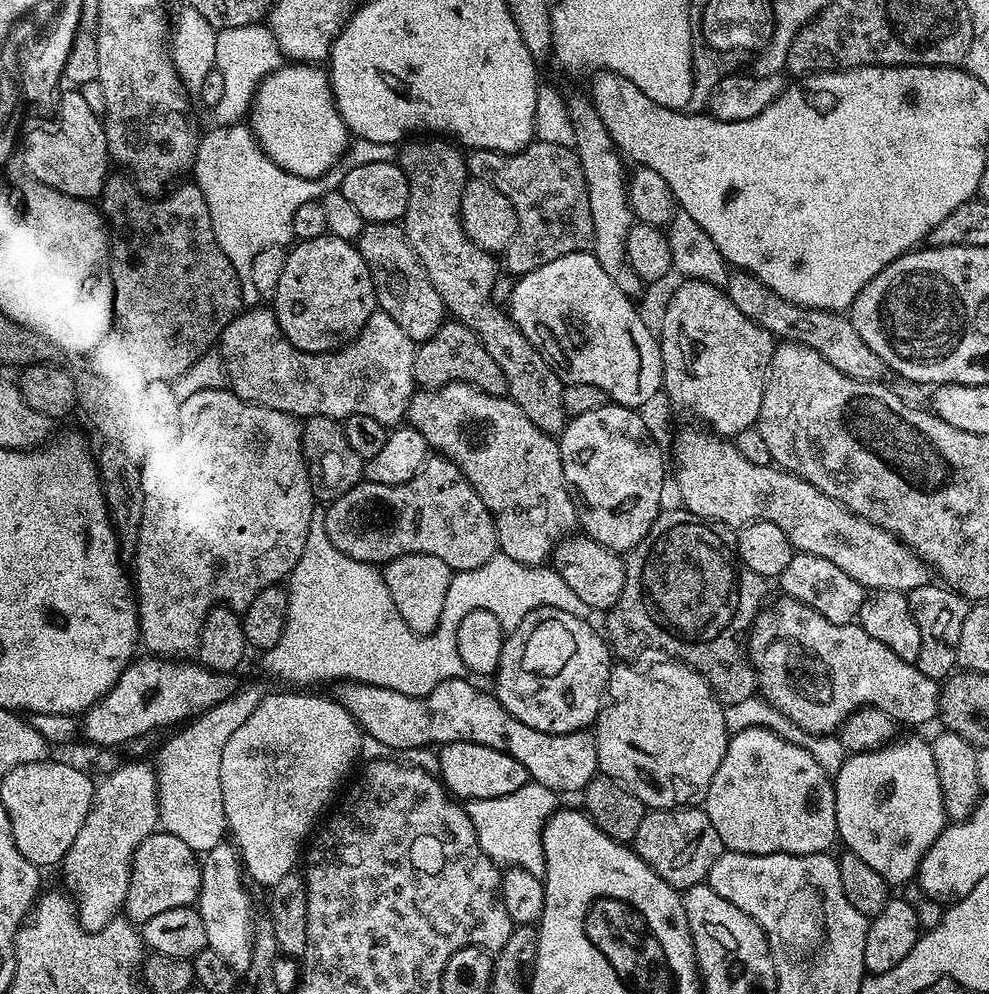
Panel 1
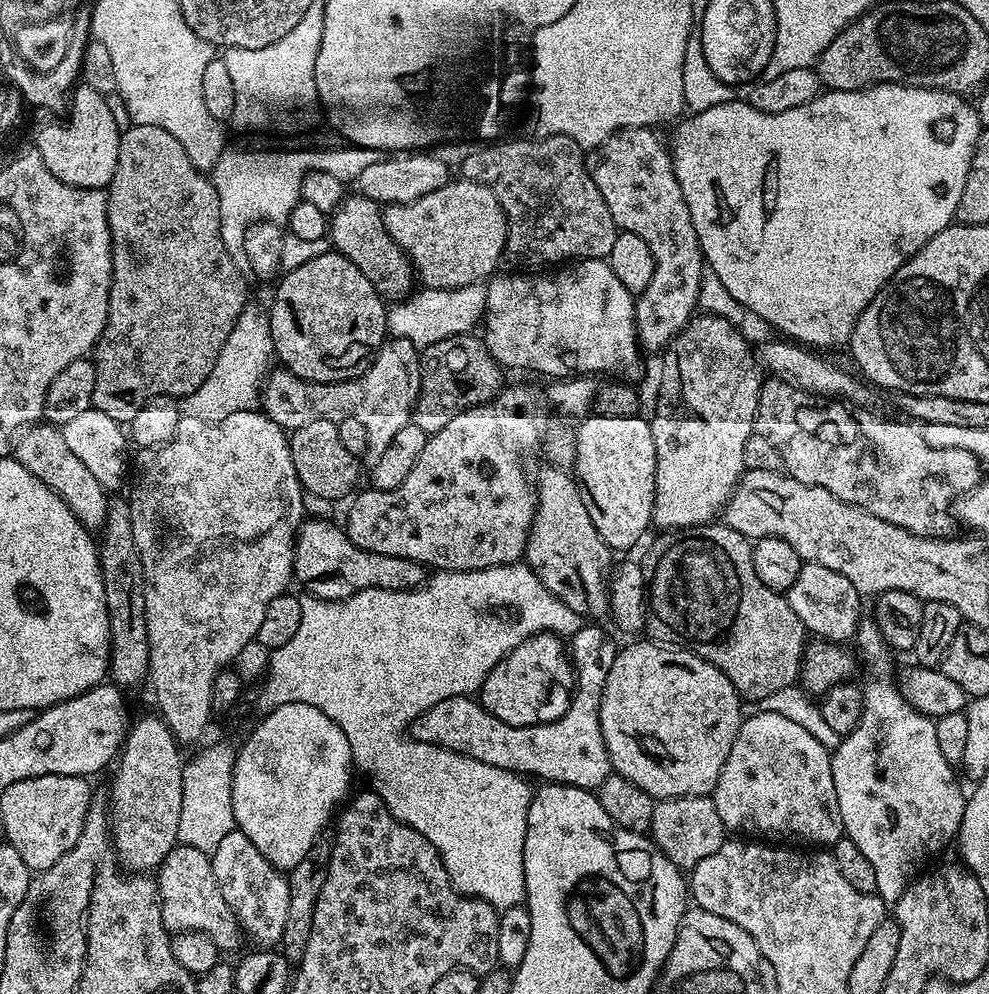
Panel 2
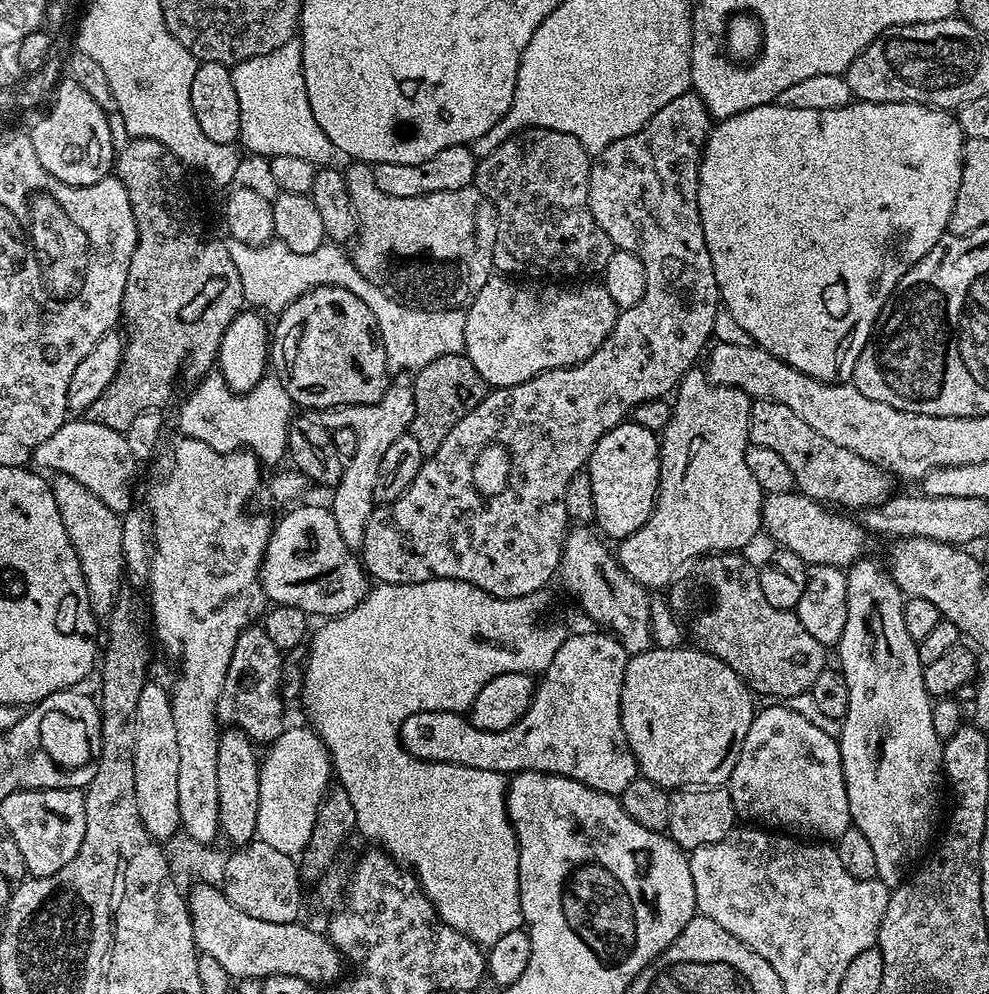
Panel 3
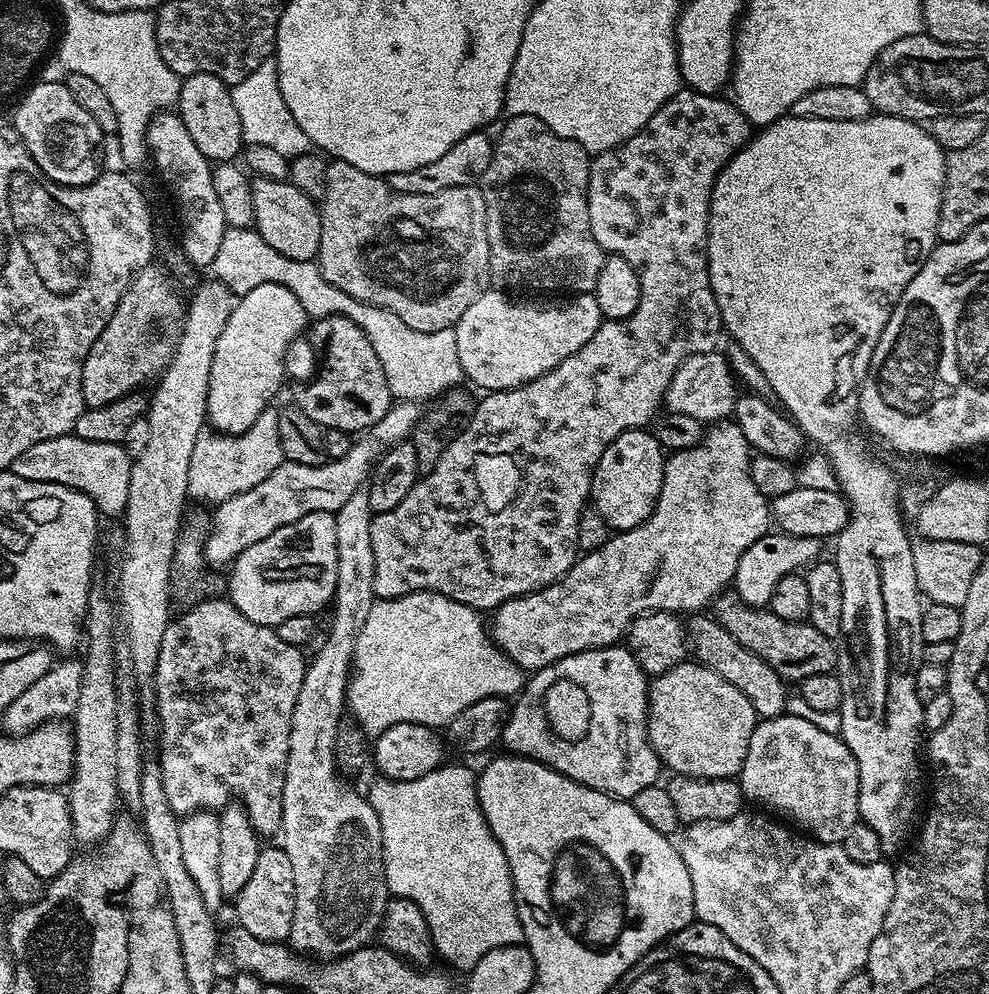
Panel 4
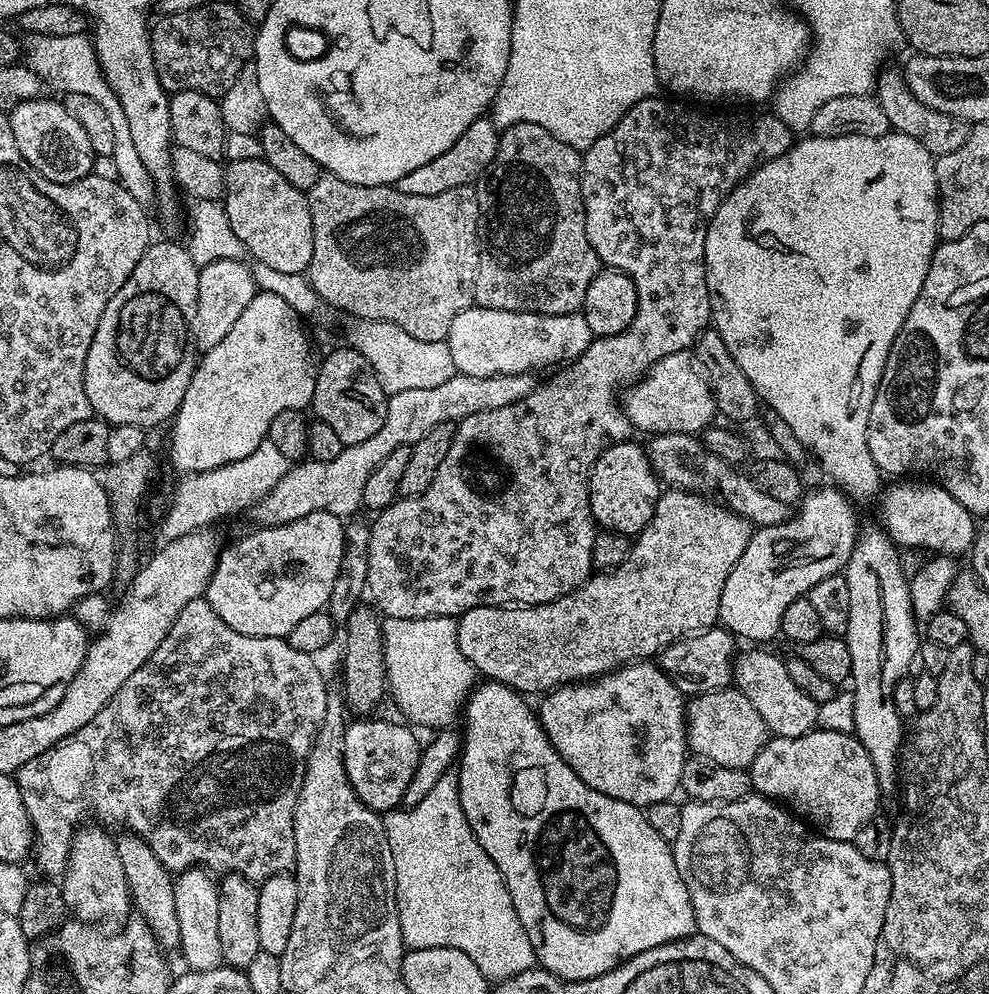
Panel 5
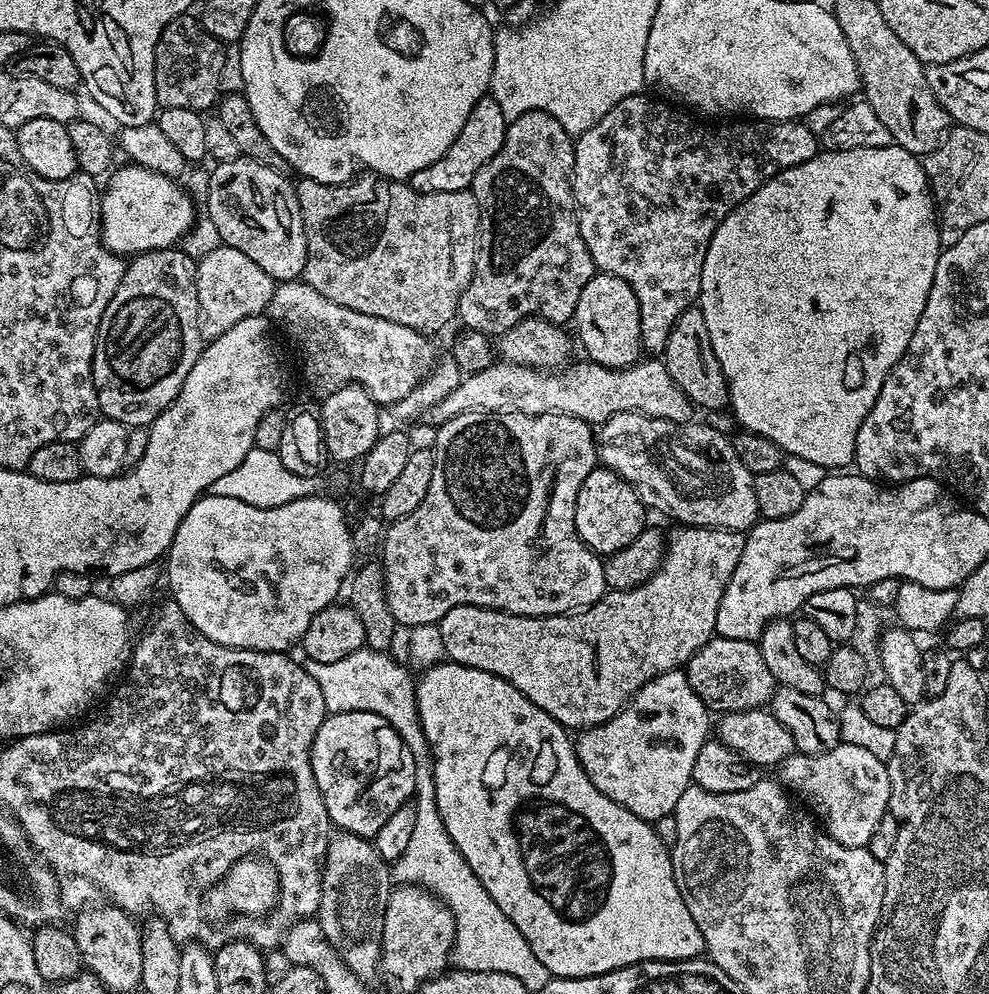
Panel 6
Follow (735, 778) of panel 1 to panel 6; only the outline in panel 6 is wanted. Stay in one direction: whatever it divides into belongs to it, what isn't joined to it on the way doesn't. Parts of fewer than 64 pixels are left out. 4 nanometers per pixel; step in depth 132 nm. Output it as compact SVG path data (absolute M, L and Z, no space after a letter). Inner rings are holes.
M842 742L822 754L795 751L779 765L778 772L779 783L791 790L828 836L842 846L867 848L878 822L889 815L888 765L862 746Z

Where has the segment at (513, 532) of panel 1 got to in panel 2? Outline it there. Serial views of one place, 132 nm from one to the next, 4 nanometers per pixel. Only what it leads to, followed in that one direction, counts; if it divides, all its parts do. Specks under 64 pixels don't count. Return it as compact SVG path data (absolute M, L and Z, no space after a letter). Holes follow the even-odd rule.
M544 466L540 477L535 477L534 487L536 516L532 519L523 559L554 598L566 602L579 616L600 622L610 612L608 582L614 564L613 549L608 547L602 534L594 530L594 522L590 522L590 514L580 497L580 488L569 473Z

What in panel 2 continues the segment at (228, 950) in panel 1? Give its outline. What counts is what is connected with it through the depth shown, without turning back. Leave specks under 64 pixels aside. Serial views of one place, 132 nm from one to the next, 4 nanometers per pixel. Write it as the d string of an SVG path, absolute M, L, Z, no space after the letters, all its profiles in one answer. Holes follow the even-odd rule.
M233 830L218 842L216 849L211 852L212 869L214 878L218 878L218 890L222 890L222 898L230 906L230 910L236 916L236 921L240 923L241 929L248 932L257 940L260 946L276 946L284 939L286 930L286 914L290 911L290 886L287 875L281 869L274 867L262 854L258 854L258 848L246 834L238 830Z

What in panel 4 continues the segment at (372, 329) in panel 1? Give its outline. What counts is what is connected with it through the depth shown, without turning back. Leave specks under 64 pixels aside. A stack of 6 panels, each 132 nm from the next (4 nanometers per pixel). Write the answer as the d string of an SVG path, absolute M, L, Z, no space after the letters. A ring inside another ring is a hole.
M367 491L350 494L350 498L334 515L334 542L338 542L338 578L336 593L332 596L330 605L332 625L329 626L328 637L317 650L316 657L307 661L302 690L298 690L298 698L294 702L280 819L280 832L284 836L282 847L286 858L290 858L290 870L294 870L294 922L290 926L288 940L295 951L321 961L351 956L359 948L369 947L377 939L390 899L384 865L382 826L378 822L378 814L374 814L374 806L370 806L367 795L360 793L359 796L348 785L351 783L340 775L334 752L338 726L346 712L348 681L356 639L362 626L366 626L370 606L378 599L374 594L374 546L370 546L370 526L374 513L370 510Z

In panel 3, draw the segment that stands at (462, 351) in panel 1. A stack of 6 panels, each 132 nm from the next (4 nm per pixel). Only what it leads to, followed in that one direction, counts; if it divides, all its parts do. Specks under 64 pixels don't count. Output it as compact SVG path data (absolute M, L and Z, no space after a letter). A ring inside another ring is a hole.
M442 354L442 358L434 358L430 366L422 366L415 373L411 385L414 418L408 431L417 440L425 458L434 455L438 446L442 446L442 438L446 438L446 434L450 434L450 430L454 430L457 422L466 418L474 406L481 404L486 395L486 385L478 370L474 370L474 362L463 354Z

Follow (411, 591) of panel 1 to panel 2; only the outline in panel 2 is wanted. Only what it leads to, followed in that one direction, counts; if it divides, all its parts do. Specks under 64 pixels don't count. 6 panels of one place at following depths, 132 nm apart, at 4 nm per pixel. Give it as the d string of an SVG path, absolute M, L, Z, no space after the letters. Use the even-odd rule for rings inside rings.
M308 518L300 525L296 534L296 553L292 563L292 571L297 581L304 583L303 591L309 596L317 596L319 600L345 600L356 596L367 588L381 588L382 590L398 590L409 592L412 588L418 588L426 580L424 565L414 562L410 558L394 558L390 554L374 554L354 546L354 542L348 537L343 527L335 528L328 524L324 518Z

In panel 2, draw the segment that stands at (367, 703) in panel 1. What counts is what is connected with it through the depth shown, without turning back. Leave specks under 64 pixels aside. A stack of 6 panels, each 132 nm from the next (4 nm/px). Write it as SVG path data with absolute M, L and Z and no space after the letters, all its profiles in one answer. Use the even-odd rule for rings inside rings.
M600 626L579 628L570 637L570 652L573 657L588 656L588 668L575 677L576 701L568 708L565 716L557 720L532 724L529 728L510 726L480 705L472 696L446 698L430 710L421 712L410 725L410 735L422 743L446 747L478 762L498 766L525 777L537 776L537 781L553 784L569 784L575 788L599 789L600 783L612 772L612 763L602 738L600 725L600 699L606 686L606 674L614 666L618 651L615 644Z

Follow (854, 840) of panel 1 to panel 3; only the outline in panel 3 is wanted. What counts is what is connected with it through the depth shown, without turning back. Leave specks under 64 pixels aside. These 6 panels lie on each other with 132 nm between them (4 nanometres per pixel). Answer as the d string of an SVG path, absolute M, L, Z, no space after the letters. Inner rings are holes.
M861 558L847 569L846 630L842 630L838 645L838 668L850 690L850 706L840 725L838 743L853 825L866 834L874 850L878 865L876 879L891 890L909 875L910 869L921 859L920 851L932 836L932 823L940 804L944 746L938 734L934 734L934 700L924 688L924 665L916 649L918 641L910 638L902 619L905 593L901 592L891 571L881 561L880 565L878 561L868 559Z

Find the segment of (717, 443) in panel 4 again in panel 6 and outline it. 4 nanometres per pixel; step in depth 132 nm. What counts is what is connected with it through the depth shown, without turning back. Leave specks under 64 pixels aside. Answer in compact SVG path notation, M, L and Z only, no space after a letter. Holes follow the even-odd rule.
M676 526L672 533L670 531L667 533L664 561L651 578L630 590L609 590L605 592L602 599L594 602L590 607L582 608L578 612L569 612L567 616L515 616L509 612L495 612L493 608L479 608L473 604L454 606L454 610L450 610L450 614L443 616L438 625L442 634L445 657L451 663L486 670L490 674L510 682L522 694L526 694L526 698L530 698L530 702L534 702L534 706L546 710L546 714L550 714L550 718L557 720L563 728L569 730L597 728L602 722L617 716L625 704L632 699L632 695L642 686L646 686L646 682L650 682L663 672L683 669L687 665L688 659L708 640L712 639L716 631L718 602L722 602L722 594L726 594L726 586L730 582L730 574L734 574L734 566L738 566L738 558L742 558L745 539L745 533L731 532L725 528Z

